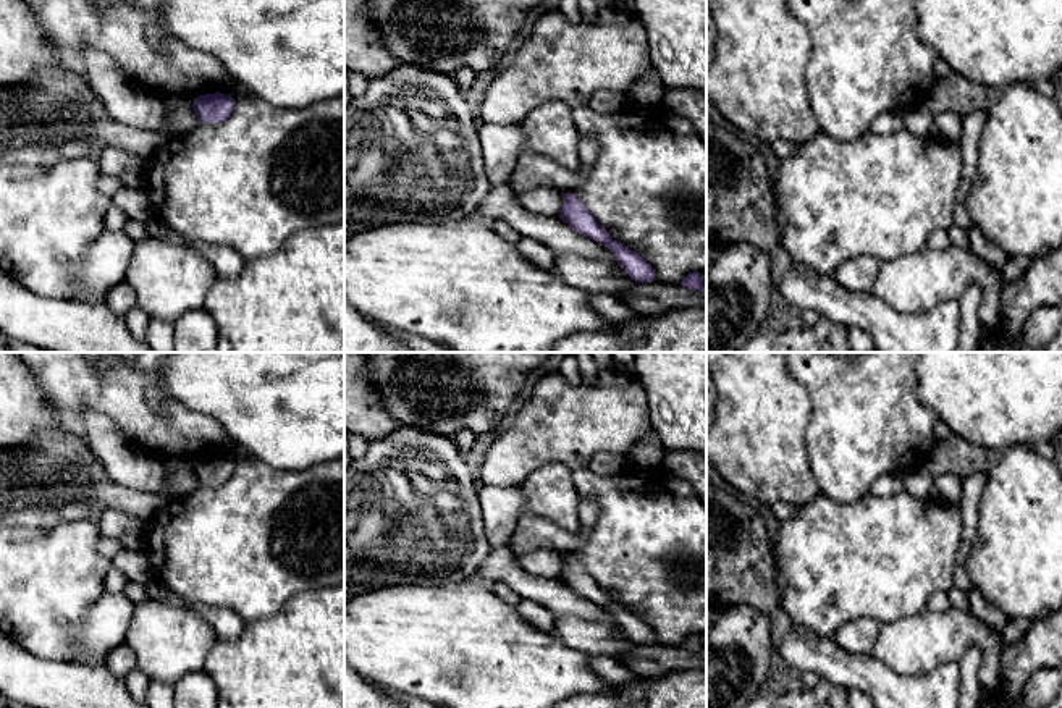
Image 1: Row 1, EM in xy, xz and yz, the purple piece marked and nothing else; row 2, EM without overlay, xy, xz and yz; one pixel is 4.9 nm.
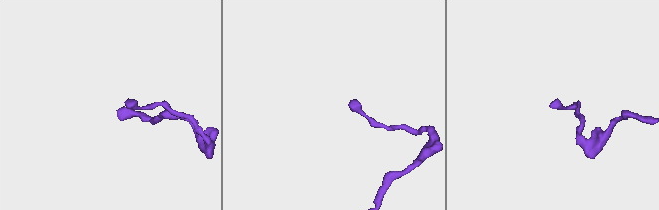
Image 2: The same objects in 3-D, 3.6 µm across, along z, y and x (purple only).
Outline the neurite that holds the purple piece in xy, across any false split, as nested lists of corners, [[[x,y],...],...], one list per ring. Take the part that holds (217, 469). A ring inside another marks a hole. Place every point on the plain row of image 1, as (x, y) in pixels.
[[[215,454],[194,461],[192,470],[199,485],[223,485],[230,480],[234,470],[234,461]]]

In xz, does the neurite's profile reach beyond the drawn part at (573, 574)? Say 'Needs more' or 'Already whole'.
Already whole

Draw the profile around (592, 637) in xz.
[[[556,616],[554,632],[569,648],[590,656],[617,658],[638,645],[626,635],[617,622],[580,616]]]

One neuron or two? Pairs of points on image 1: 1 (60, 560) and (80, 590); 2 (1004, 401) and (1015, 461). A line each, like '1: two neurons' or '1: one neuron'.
1: one neuron
2: two neurons

